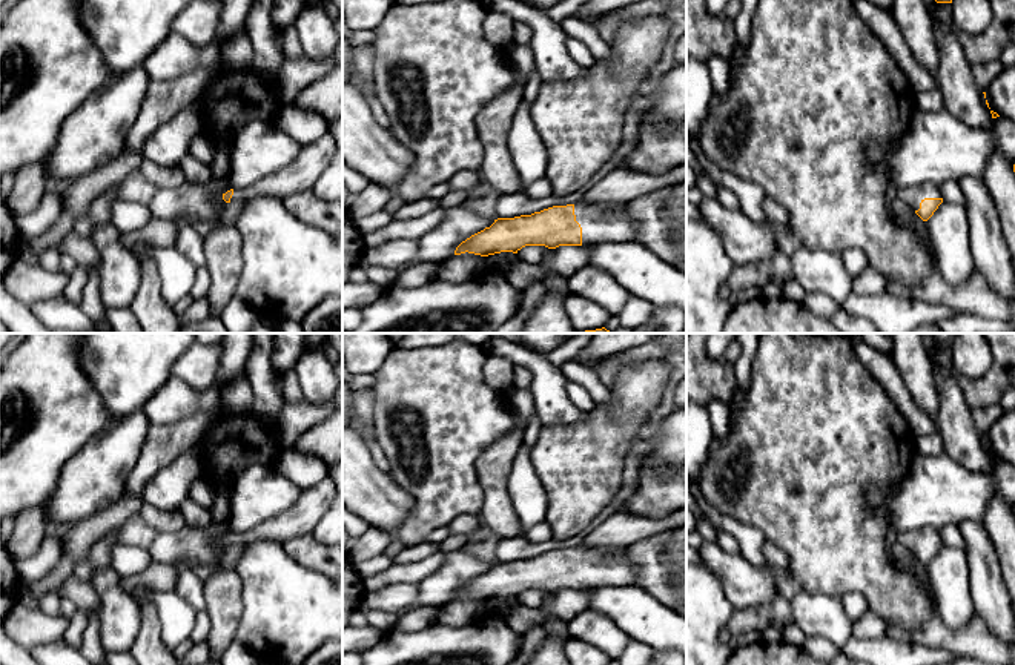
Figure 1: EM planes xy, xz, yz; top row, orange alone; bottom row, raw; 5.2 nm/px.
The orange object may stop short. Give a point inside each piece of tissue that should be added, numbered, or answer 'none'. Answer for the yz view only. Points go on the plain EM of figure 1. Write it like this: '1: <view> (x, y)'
1: yz (912, 541)

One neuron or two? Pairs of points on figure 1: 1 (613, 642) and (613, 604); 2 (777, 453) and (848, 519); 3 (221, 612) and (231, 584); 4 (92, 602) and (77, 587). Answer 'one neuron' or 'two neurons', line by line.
1: two neurons
2: one neuron
3: one neuron
4: one neuron

